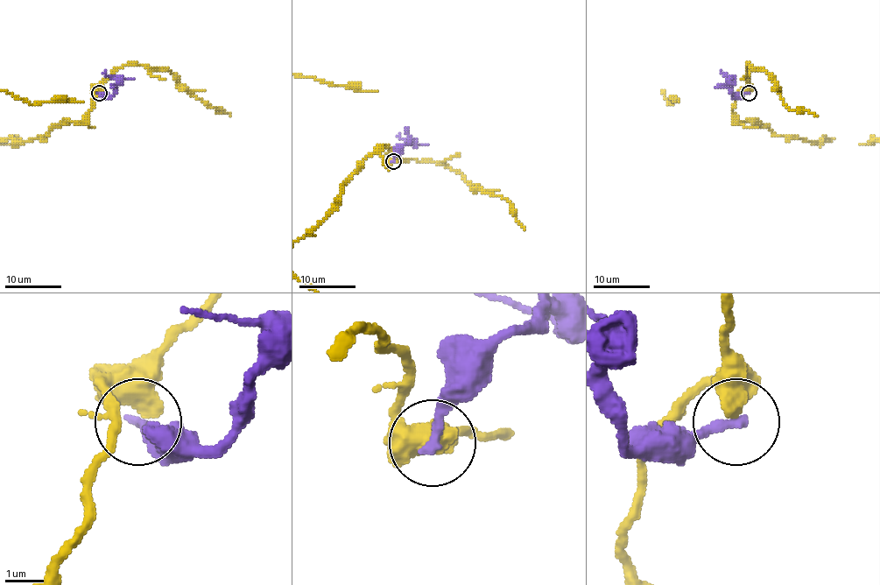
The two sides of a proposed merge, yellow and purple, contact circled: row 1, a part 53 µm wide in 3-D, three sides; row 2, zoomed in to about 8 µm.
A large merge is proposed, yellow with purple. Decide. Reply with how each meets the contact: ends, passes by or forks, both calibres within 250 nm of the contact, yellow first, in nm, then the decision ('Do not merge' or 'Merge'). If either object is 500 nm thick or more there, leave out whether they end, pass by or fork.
Thickness 600 nm (yellow) against 280 nm. Do not merge

